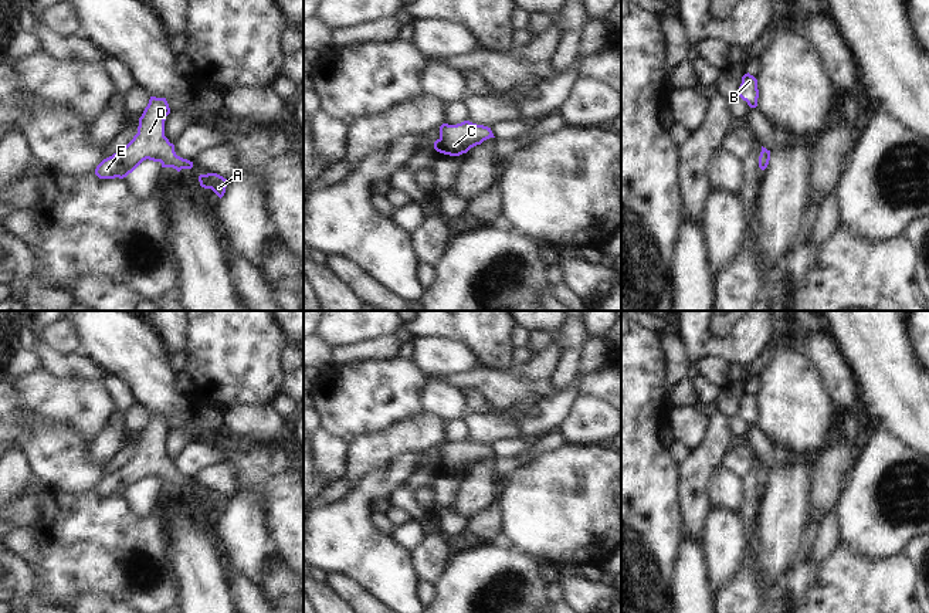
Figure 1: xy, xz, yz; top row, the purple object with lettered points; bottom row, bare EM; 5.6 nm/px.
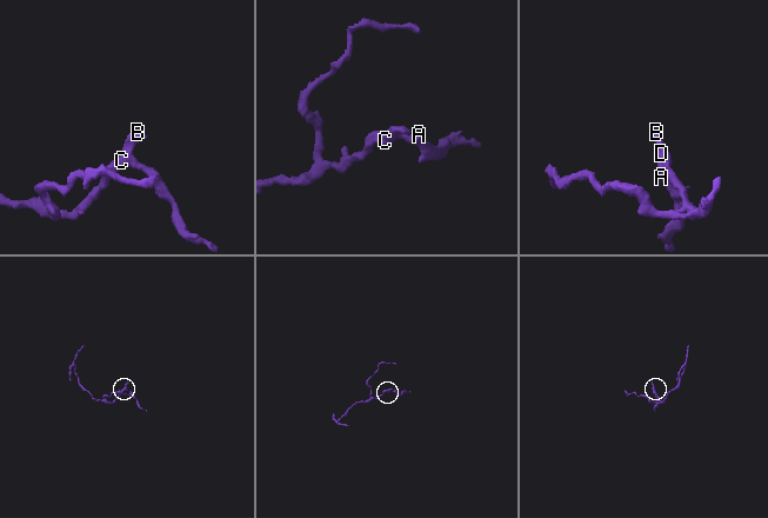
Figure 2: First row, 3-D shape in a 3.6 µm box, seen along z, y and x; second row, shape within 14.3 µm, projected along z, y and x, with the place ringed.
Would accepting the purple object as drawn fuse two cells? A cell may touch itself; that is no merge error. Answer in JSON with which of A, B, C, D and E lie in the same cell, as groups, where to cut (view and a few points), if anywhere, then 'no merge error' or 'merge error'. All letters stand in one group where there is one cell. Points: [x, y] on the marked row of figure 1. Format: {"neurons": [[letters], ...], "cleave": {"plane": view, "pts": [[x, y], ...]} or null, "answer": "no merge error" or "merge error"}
{"neurons": [["A", "B", "C", "D", "E"]], "cleave": null, "answer": "no merge error"}

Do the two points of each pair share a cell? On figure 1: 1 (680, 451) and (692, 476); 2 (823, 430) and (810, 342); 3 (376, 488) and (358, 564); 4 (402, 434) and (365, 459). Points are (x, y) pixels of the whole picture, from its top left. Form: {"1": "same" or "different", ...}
{"1": "different", "2": "different", "3": "same", "4": "same"}

